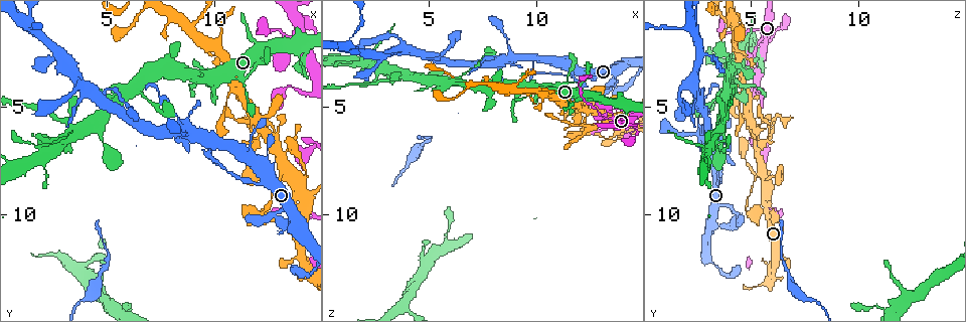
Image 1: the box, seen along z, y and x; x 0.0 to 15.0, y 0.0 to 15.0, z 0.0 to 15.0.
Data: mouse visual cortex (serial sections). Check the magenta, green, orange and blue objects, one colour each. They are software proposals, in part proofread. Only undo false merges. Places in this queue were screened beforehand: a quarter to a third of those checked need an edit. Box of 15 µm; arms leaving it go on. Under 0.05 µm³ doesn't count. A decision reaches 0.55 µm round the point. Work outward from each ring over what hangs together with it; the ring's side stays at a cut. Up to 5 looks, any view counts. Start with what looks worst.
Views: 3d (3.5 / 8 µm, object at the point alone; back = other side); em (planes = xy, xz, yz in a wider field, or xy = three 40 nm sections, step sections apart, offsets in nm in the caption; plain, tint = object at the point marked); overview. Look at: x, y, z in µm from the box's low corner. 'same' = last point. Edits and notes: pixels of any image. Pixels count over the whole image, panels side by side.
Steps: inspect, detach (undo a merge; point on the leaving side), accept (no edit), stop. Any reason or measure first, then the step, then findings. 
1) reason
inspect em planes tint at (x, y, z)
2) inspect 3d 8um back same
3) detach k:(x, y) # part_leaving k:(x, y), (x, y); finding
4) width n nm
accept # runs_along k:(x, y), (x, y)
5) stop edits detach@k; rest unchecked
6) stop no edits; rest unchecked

sharp bend
inspect 3d 3.5um at (12.2, 5.5, 6.1)

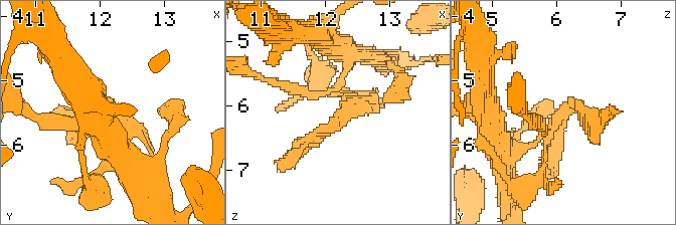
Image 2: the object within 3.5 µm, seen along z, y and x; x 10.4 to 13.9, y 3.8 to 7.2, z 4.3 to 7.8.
inspect em xy step 3 tint at (12.35, 5.50, 6.10)

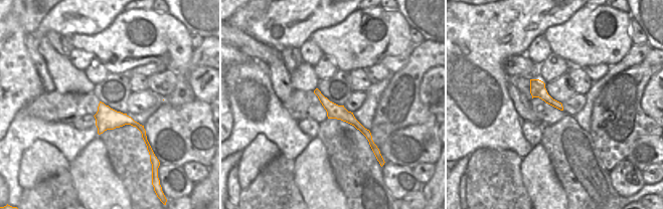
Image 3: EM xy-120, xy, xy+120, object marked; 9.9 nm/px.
accept # runs_along 3:(321, 97), (368, 136); one cell here

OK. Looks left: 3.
narrows sharply
inspect 3d 3.5um at (3.4, 5.4, 3.7)

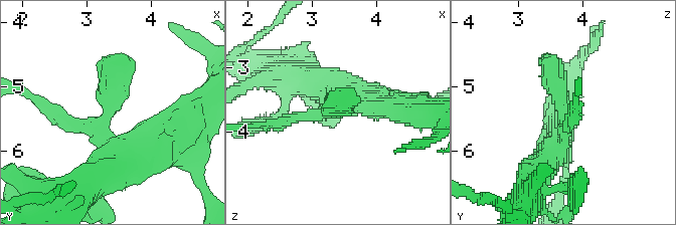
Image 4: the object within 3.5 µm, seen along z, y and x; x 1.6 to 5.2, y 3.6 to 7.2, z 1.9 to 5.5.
inspect em xy step 5 plain at (3.35, 5.35, 3.70)

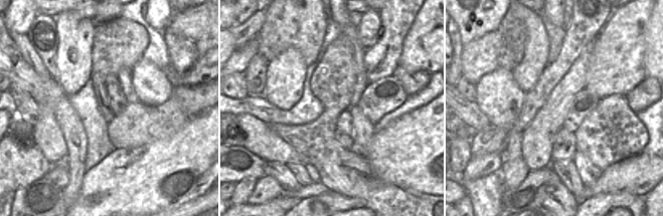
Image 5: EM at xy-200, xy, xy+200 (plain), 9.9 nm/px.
inspect em xy step 5 tint same

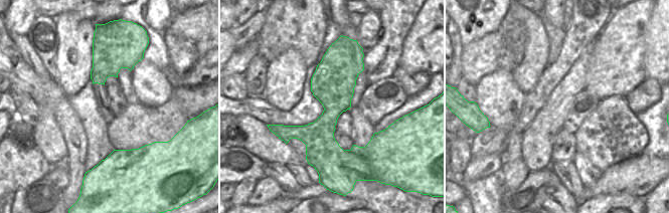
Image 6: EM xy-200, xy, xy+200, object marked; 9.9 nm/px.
detach 4:(111, 101) # part_leaving 4:(105, 137), (108, 84), (133, 62); two cells meet here

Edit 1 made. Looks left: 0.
stop edits detach@4; rest unchecked

